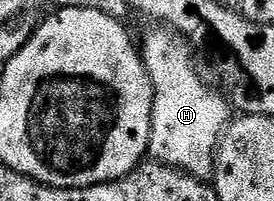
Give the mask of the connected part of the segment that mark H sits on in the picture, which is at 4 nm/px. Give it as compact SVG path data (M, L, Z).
M164 27L153 29L156 29L153 33L145 35L144 45L142 41L144 66L154 91L148 153L163 165L172 165L192 177L211 178L214 173L214 150L230 121L230 102L223 92L215 93L200 78L188 54L189 46L175 32Z

